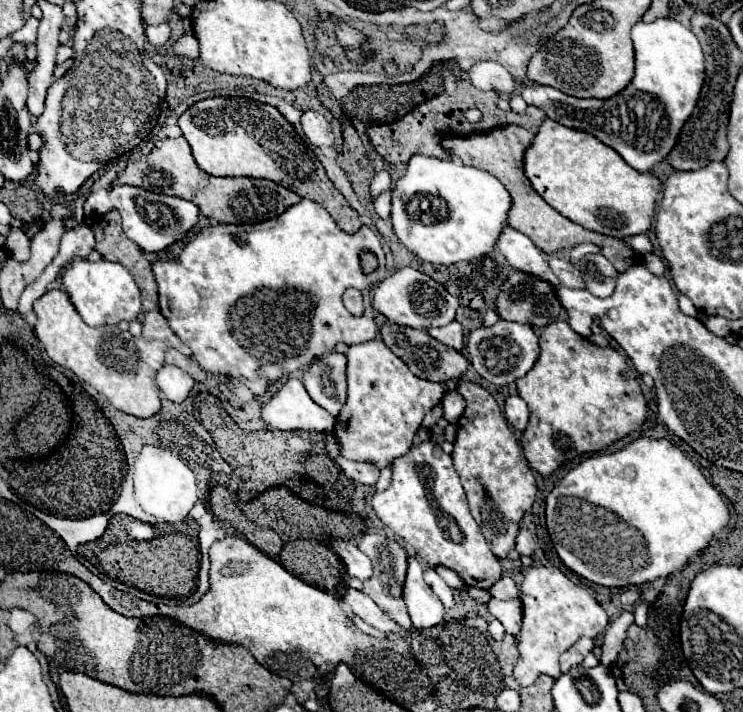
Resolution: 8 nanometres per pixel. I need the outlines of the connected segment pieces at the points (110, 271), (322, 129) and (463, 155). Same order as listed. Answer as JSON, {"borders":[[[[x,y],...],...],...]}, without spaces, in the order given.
{"borders":[[[[74,260],[62,270],[62,284],[70,302],[76,306],[76,312],[88,326],[116,326],[122,320],[130,322],[142,310],[140,288],[136,286],[132,274],[118,262]]],[[[306,110],[302,114],[302,128],[312,144],[316,144],[316,146],[332,146],[334,144],[334,134],[330,130],[330,124],[320,112]]],[[[504,126],[504,128],[496,128],[496,130],[488,132],[488,134],[470,134],[466,138],[446,136],[442,146],[454,158],[460,158],[468,166],[474,166],[474,168],[480,168],[484,172],[490,172],[492,176],[496,176],[506,186],[506,190],[512,196],[512,204],[514,204],[510,214],[508,214],[508,224],[514,230],[526,234],[542,252],[554,254],[558,250],[574,248],[574,246],[578,246],[582,242],[592,242],[592,244],[600,246],[600,252],[614,264],[614,268],[618,272],[624,272],[634,264],[640,264],[642,256],[636,254],[636,250],[632,250],[624,240],[610,238],[610,236],[606,238],[604,234],[586,230],[580,224],[576,224],[576,222],[568,220],[566,216],[562,216],[560,212],[556,212],[552,206],[548,206],[542,200],[542,196],[532,188],[532,184],[528,182],[528,178],[524,174],[524,150],[532,144],[532,138],[534,138],[534,134],[528,132],[526,128]]]]}

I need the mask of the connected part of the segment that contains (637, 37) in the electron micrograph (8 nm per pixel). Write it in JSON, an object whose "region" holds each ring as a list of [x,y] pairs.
{"region":[[[672,18],[634,24],[632,42],[636,50],[636,74],[626,90],[608,100],[582,100],[542,84],[522,88],[520,96],[526,104],[544,110],[548,118],[568,128],[590,132],[614,148],[634,170],[650,172],[654,164],[668,156],[680,128],[698,102],[704,84],[704,54],[694,32]]]}

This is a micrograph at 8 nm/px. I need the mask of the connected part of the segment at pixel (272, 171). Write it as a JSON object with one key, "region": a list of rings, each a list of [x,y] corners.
{"region":[[[208,98],[190,106],[178,118],[178,126],[192,146],[196,164],[206,174],[272,180],[296,192],[300,198],[322,204],[344,232],[352,234],[362,226],[358,212],[350,208],[346,198],[330,182],[320,160],[274,106],[248,98]]]}

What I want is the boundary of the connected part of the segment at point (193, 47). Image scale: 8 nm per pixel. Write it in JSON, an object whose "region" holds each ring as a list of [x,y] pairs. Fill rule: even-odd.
{"region":[[[184,36],[174,44],[174,52],[188,56],[188,58],[198,58],[198,40],[194,36]]]}

